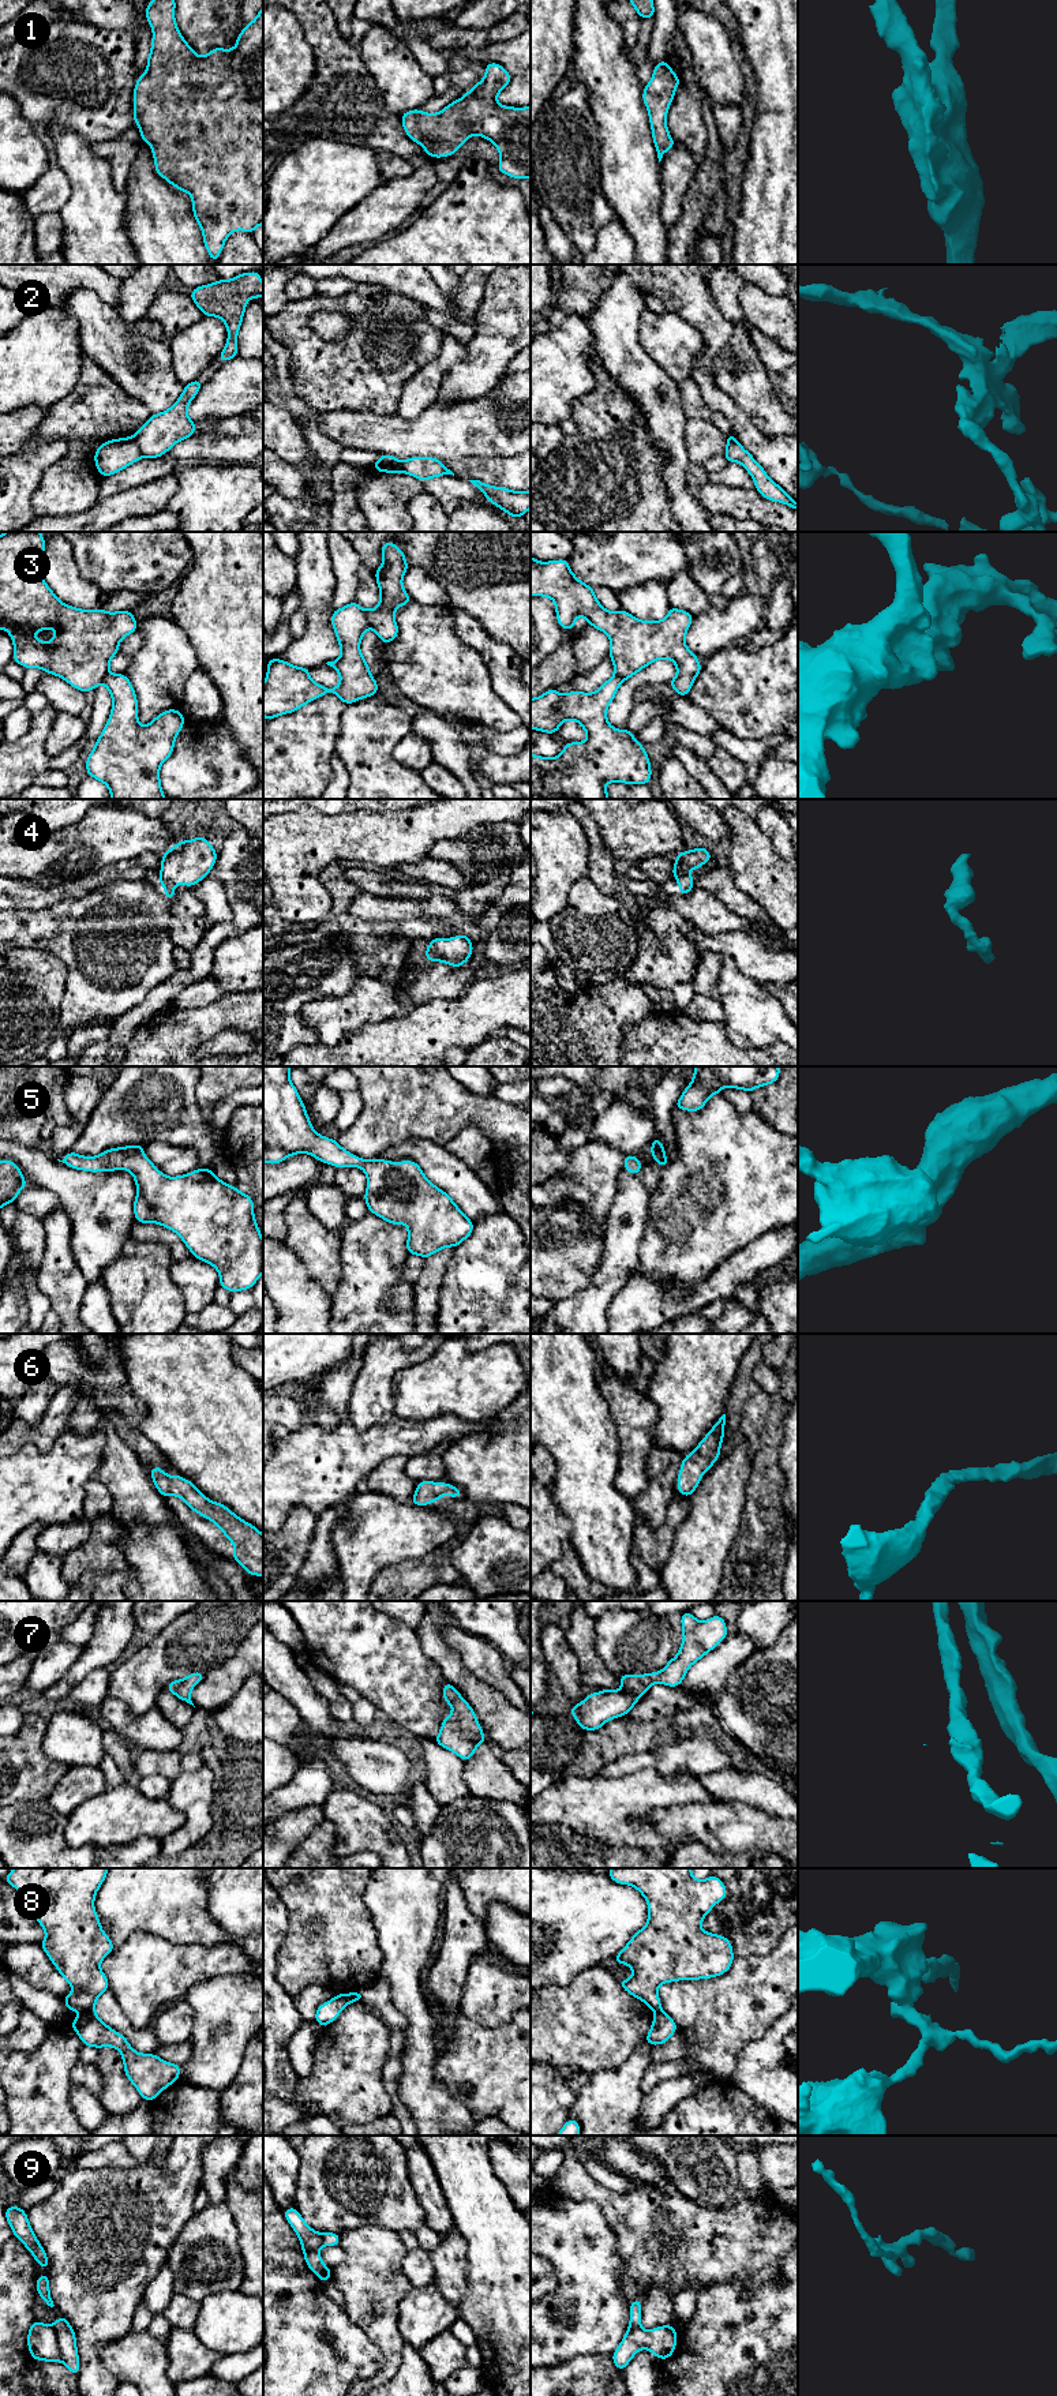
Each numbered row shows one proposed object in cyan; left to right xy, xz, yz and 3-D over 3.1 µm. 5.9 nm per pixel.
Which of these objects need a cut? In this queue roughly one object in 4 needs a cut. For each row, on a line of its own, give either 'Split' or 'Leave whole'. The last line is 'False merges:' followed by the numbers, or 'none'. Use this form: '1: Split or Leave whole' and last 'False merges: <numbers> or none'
1: Leave whole
2: Split
3: Split
4: Split
5: Leave whole
6: Leave whole
7: Leave whole
8: Split
9: Split
False merges: 2, 3, 4, 8, 9

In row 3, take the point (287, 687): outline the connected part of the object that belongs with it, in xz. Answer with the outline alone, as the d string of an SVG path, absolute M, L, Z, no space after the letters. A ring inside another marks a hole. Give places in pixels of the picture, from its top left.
M356 601L331 614L331 626L340 644L341 656L326 664L340 674L337 687L326 687L310 678L310 668L296 667L276 657L267 660L263 683L263 717L271 720L293 713L326 693L334 693L345 705L378 694L376 679L360 652L360 641L371 627L364 608Z

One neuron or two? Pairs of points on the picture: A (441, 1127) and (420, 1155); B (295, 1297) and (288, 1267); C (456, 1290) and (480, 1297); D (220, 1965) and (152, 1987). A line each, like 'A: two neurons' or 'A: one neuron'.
A: two neurons
B: one neuron
C: one neuron
D: one neuron

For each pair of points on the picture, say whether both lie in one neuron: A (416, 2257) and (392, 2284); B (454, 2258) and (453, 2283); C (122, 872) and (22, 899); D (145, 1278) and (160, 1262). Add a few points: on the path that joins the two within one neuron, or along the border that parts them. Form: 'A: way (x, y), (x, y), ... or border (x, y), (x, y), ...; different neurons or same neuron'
A: border (407, 2250), (403, 2258), (403, 2272), (412, 2287); different neurons
B: way (453, 2264), (453, 2278); same neuron
C: way (97, 880), (47, 896); same neuron
D: way (147, 1274), (156, 1266); same neuron

